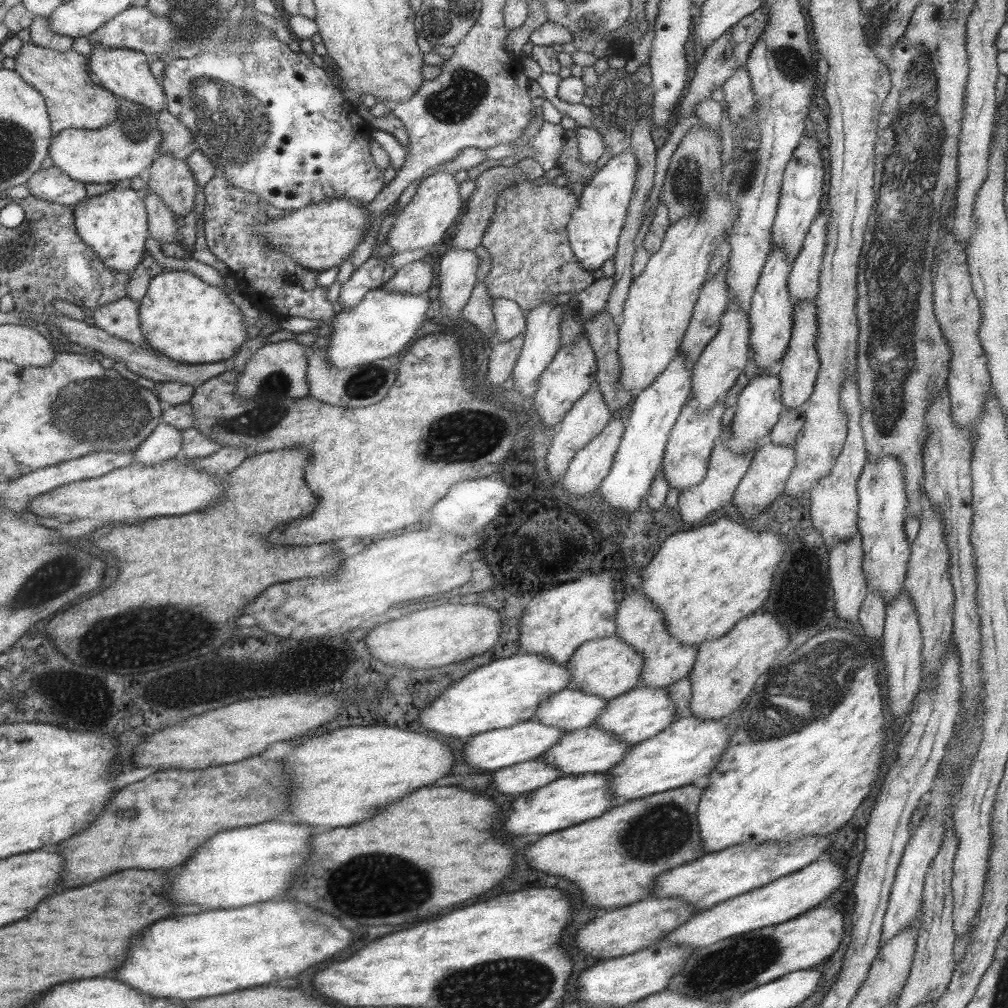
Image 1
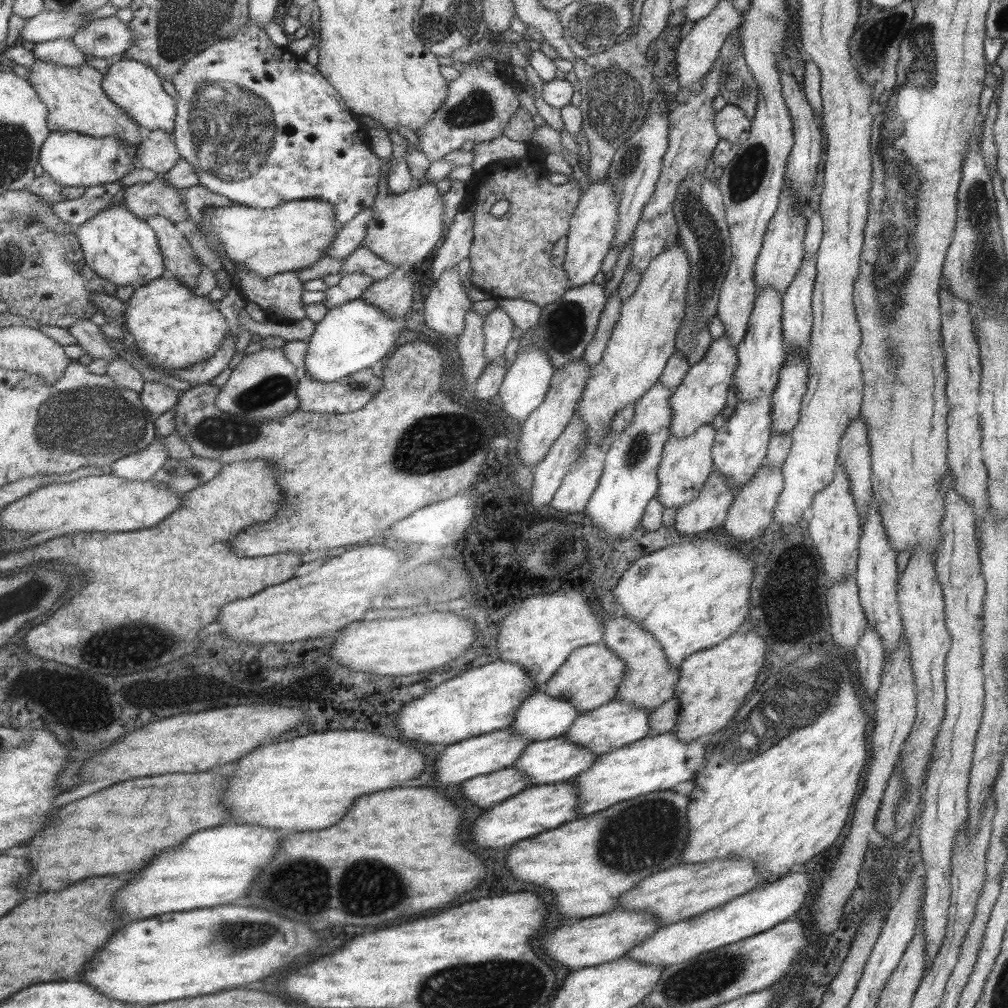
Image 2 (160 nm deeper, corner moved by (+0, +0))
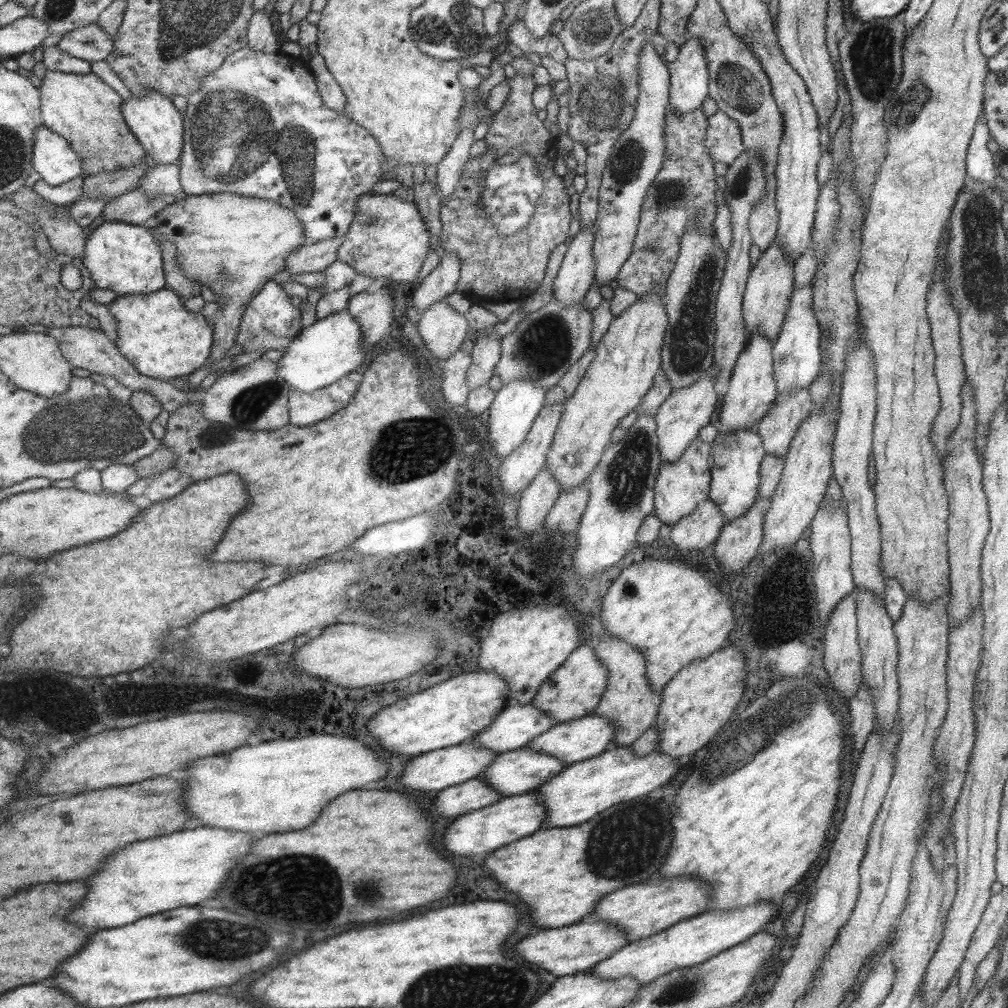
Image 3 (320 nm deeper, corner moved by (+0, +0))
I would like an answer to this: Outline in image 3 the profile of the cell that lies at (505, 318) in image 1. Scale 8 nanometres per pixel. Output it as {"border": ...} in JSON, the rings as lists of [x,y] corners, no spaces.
{"border":[[[479,335],[470,351],[471,362],[465,371],[465,386],[469,391],[487,383],[494,374],[494,366],[499,358],[499,341],[501,336]]]}

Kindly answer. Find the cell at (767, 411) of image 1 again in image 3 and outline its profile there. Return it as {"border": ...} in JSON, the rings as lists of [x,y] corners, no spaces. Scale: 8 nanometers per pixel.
{"border":[[[755,428],[743,429],[741,431],[735,431],[730,438],[716,438],[713,440],[711,446],[711,459],[710,464],[710,488],[709,498],[718,507],[719,514],[722,514],[724,523],[729,523],[732,520],[736,520],[746,513],[746,510],[750,508],[758,497],[758,485],[761,484],[761,475],[759,470],[761,469],[762,458],[766,456],[765,448],[762,446],[762,439],[759,438],[758,432],[755,432]]]}

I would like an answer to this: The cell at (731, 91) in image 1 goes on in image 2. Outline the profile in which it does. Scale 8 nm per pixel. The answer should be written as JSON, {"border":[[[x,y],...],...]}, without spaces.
{"border":[[[726,104],[715,113],[715,130],[721,140],[743,144],[750,136],[751,120],[734,104]]]}

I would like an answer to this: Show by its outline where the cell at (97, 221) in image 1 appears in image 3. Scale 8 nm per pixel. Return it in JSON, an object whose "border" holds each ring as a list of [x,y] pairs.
{"border":[[[100,221],[89,229],[85,254],[83,264],[99,289],[113,290],[122,297],[168,288],[162,247],[155,242],[148,225]]]}

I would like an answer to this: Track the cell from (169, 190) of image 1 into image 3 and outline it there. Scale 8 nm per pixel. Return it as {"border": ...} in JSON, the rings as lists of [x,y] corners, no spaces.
{"border":[[[136,188],[105,205],[100,221],[146,226],[155,218],[160,207],[157,201],[149,199],[147,194]]]}

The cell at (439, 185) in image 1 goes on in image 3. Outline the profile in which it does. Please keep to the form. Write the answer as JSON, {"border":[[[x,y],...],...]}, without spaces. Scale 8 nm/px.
{"border":[[[363,194],[355,204],[354,220],[343,236],[338,260],[365,278],[385,277],[395,284],[413,282],[429,246],[425,225],[414,204],[401,201],[391,194]]]}

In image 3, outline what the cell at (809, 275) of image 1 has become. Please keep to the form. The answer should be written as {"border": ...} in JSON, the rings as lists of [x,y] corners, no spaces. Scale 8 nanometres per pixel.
{"border":[[[811,283],[795,289],[790,297],[788,312],[784,318],[778,338],[773,346],[774,381],[777,383],[778,395],[789,395],[792,388],[808,388],[817,378],[820,369],[819,354],[820,329],[814,314],[813,288]]]}

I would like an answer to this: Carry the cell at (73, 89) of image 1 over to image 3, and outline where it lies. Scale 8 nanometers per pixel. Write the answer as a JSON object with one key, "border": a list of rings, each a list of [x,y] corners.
{"border":[[[47,70],[40,86],[44,125],[64,136],[82,158],[84,177],[117,172],[143,164],[148,156],[123,114],[126,100],[97,74],[67,74]]]}

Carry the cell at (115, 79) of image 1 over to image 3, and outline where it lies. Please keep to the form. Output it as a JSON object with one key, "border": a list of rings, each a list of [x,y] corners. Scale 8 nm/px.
{"border":[[[148,90],[144,96],[128,98],[123,105],[123,114],[127,124],[134,131],[139,142],[145,147],[148,156],[158,164],[180,164],[186,141],[185,119],[175,108],[171,98],[158,90]]]}

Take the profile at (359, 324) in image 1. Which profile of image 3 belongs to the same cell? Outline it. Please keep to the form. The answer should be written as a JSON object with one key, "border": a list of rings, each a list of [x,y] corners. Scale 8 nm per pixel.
{"border":[[[346,311],[318,320],[307,330],[302,330],[278,361],[277,374],[293,391],[313,394],[341,380],[346,373],[361,364],[367,349],[362,348],[358,322]]]}

